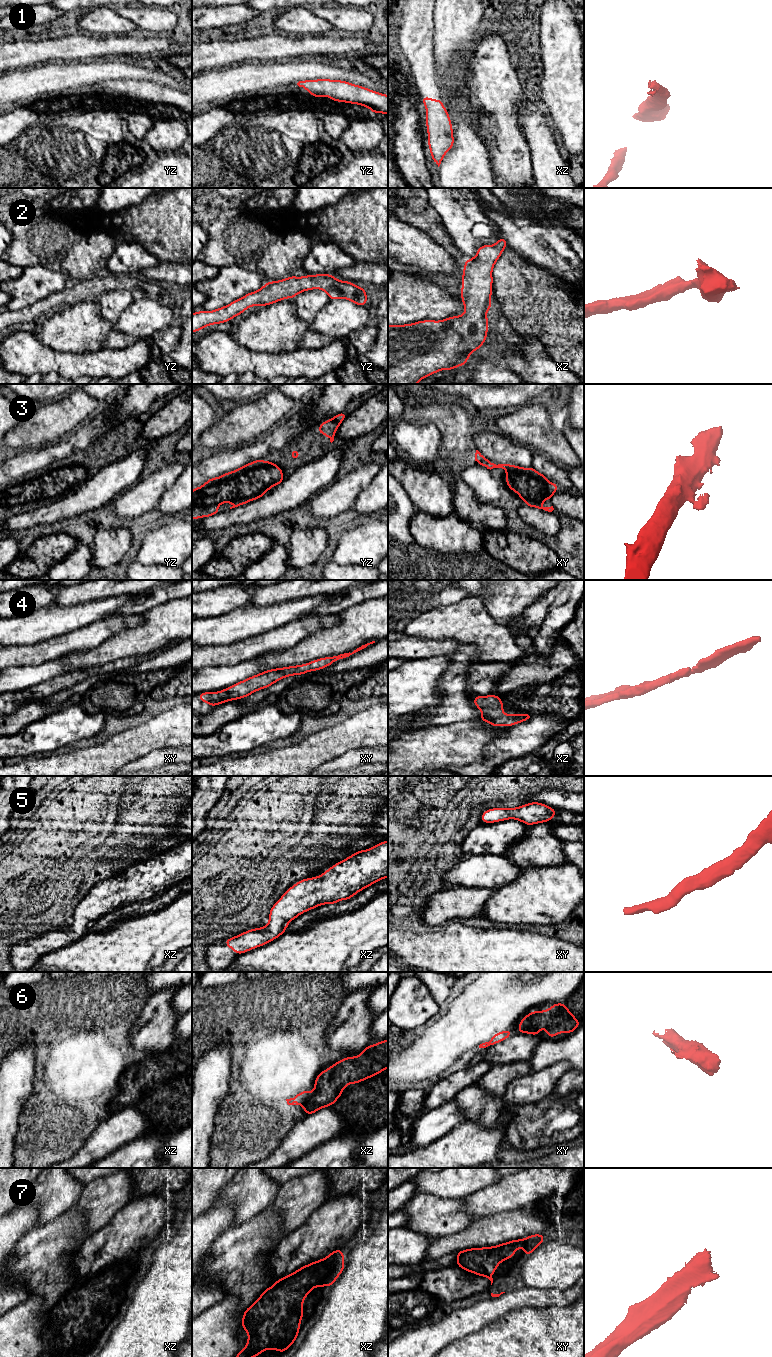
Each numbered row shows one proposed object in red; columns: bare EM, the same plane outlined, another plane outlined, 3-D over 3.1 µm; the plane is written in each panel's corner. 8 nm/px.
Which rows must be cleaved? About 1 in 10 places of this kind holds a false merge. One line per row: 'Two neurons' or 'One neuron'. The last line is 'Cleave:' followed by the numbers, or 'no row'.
1: One neuron
2: One neuron
3: One neuron
4: One neuron
5: One neuron
6: One neuron
7: One neuron
Cleave: no row

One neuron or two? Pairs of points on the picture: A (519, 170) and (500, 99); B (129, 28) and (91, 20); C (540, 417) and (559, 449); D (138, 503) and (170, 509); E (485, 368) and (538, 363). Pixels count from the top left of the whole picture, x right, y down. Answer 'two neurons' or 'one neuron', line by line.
A: one neuron
B: one neuron
C: one neuron
D: two neurons
E: two neurons

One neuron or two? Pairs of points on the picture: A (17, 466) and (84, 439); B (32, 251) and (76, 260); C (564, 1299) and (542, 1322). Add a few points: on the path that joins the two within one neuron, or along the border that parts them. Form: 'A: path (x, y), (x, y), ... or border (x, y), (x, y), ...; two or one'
A: path (34, 460), (67, 447); one
B: border (76, 241), (61, 263); two
C: border (573, 1301), (561, 1306), (535, 1307); two

